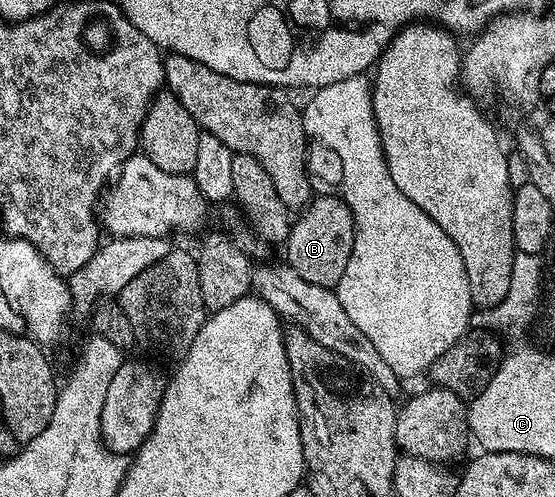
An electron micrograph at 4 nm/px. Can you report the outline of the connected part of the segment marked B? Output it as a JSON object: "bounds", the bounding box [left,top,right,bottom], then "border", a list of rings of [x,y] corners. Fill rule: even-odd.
{"bounds":[287,195,355,290],"border":[[[316,195],[308,208],[299,210],[297,217],[300,218],[291,222],[288,231],[287,265],[298,271],[306,283],[335,290],[354,248],[355,221],[350,207],[340,195]]]}

